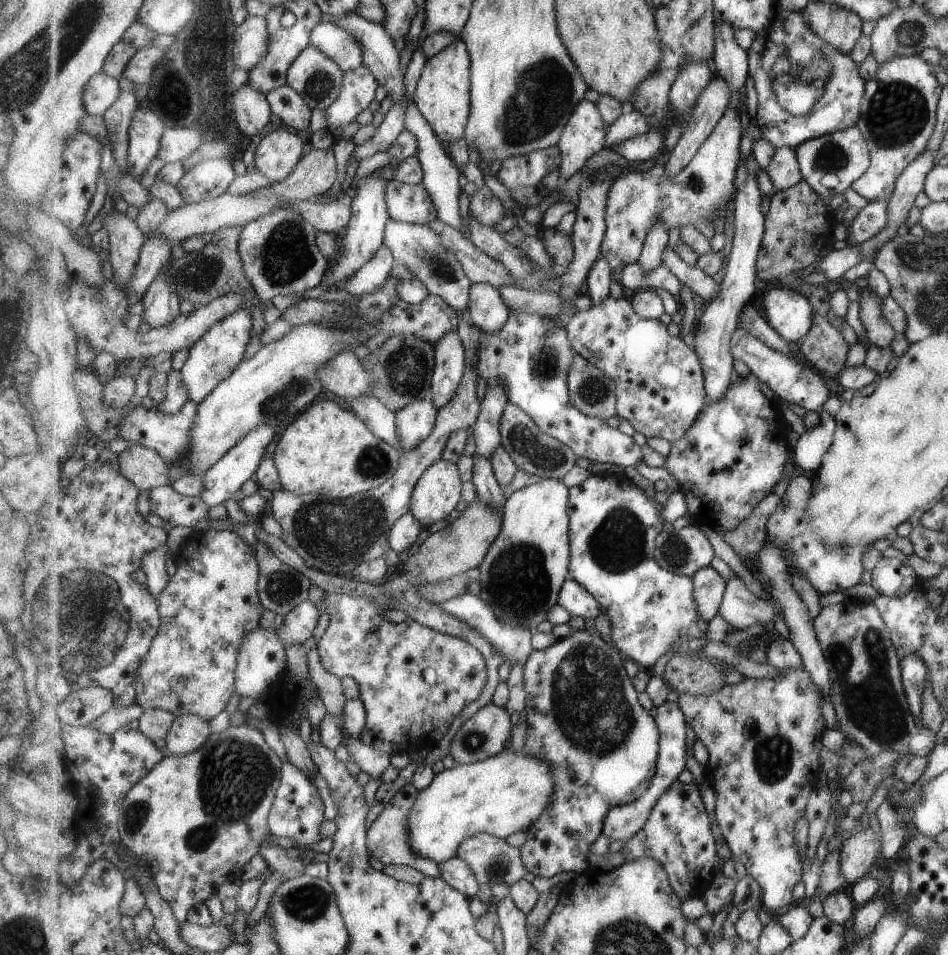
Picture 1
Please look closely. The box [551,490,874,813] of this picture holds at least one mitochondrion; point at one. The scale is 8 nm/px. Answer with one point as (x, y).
(618, 543)

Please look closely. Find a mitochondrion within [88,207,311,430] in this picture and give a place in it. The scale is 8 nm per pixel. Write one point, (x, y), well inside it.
(200, 276)

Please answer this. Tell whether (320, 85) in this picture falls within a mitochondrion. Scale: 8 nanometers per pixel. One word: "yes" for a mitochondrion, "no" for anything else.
yes

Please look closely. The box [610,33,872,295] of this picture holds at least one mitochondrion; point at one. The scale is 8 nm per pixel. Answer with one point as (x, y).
(798, 76)

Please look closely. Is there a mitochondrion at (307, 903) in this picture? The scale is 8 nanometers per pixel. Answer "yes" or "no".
yes

